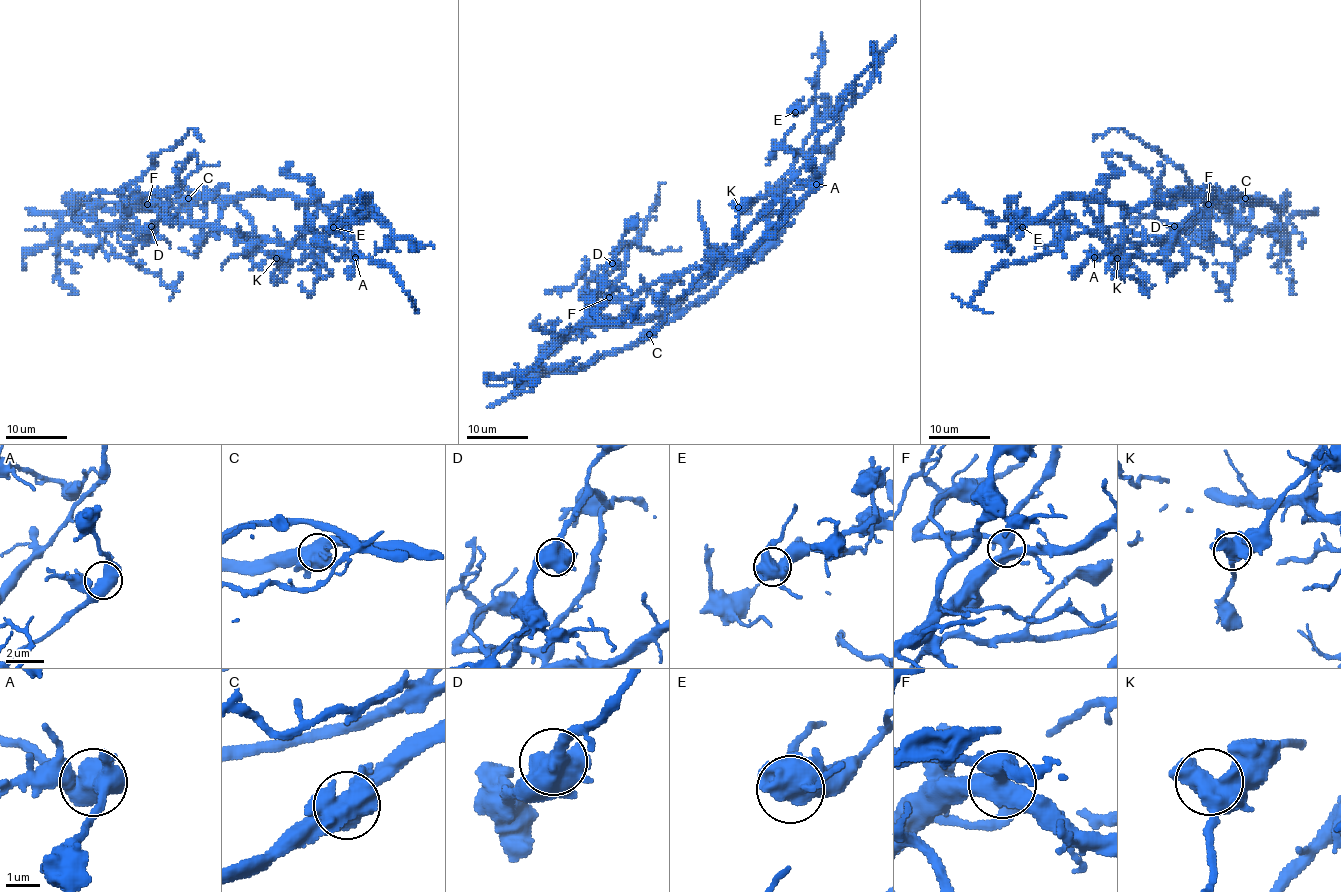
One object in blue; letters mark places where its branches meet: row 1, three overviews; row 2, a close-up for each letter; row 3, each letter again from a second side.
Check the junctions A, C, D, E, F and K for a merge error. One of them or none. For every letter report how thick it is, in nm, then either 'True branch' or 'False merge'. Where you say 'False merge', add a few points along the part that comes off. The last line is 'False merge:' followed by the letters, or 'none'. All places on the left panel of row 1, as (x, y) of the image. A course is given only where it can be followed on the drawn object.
A: Thickness 550 nm. True branch
C: Thickness 700 nm. True branch
D: Thickness 600 nm. True branch
E: Thickness 650 nm. True branch
F: Thickness 480 nm. True branch
K: Thickness 550 nm. True branch
False merge: none

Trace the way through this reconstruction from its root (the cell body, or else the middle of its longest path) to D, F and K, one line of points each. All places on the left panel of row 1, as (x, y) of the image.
D: (233, 197), (198, 198), (187, 209), (131, 211), (126, 215), (135, 220), (143, 232), (151, 226)
F: (233, 197), (198, 198), (187, 209), (134, 211), (147, 204)
K: (233, 197), (295, 195), (319, 207), (356, 200), (342, 218), (332, 218), (319, 209), (276, 258)

